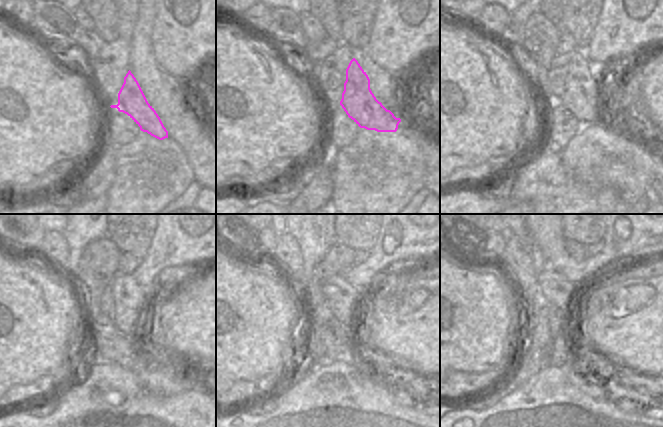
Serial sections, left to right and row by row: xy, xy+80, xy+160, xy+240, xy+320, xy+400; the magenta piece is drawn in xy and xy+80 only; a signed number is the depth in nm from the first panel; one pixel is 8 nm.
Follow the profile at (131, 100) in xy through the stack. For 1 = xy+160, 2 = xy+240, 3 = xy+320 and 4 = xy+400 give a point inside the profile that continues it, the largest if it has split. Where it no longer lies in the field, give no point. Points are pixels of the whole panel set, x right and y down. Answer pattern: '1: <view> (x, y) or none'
1: xy+160 (581, 96)
2: xy+240 (130, 298)
3: xy+320 (342, 296)
4: xy+400 (555, 289)

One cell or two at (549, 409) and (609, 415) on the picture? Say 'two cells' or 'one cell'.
one cell

